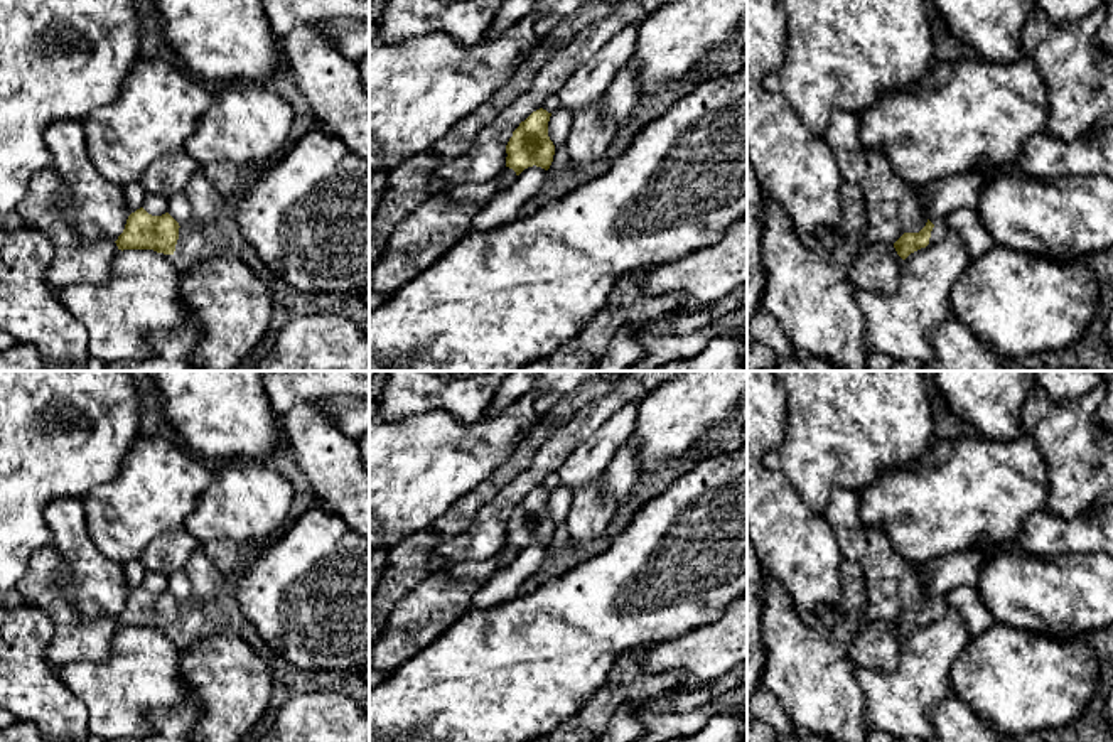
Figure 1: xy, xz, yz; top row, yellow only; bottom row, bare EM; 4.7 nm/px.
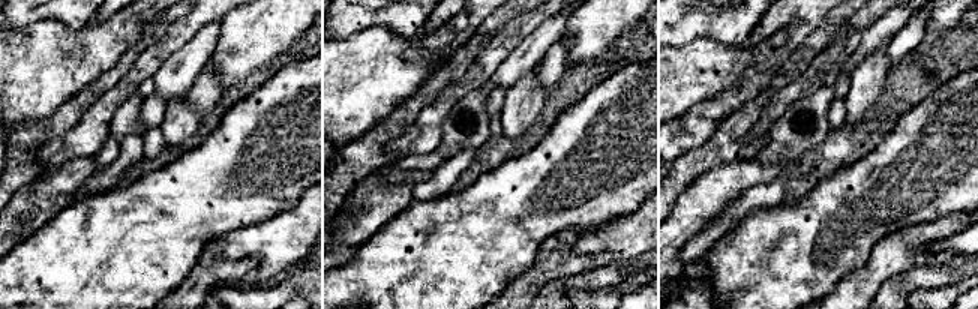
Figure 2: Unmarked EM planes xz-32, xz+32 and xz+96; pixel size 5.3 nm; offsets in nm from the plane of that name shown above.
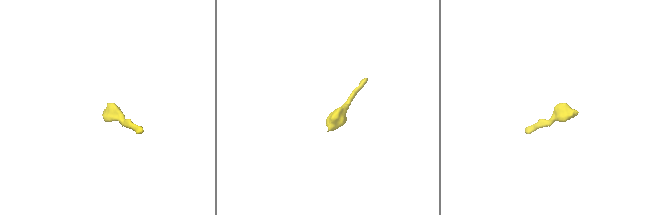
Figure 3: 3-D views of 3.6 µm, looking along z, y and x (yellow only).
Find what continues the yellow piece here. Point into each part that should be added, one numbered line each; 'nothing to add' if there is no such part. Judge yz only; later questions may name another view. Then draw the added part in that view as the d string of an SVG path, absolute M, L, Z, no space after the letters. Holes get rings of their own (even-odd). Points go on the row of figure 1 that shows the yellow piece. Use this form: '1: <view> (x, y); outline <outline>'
1: yz (940, 230); outline M944 218L931 219L931 223L934 224L934 228L931 231L929 245L944 239L948 234L948 226L946 226Z

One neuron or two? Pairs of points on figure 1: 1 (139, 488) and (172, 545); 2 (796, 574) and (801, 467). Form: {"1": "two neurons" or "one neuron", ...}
{"1": "two neurons", "2": "two neurons"}

